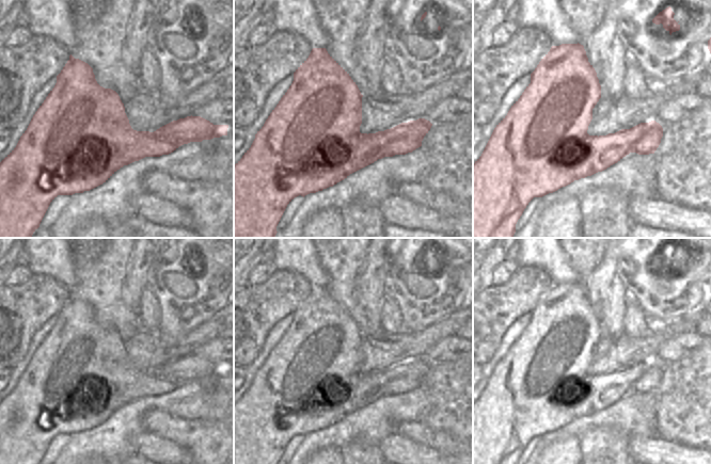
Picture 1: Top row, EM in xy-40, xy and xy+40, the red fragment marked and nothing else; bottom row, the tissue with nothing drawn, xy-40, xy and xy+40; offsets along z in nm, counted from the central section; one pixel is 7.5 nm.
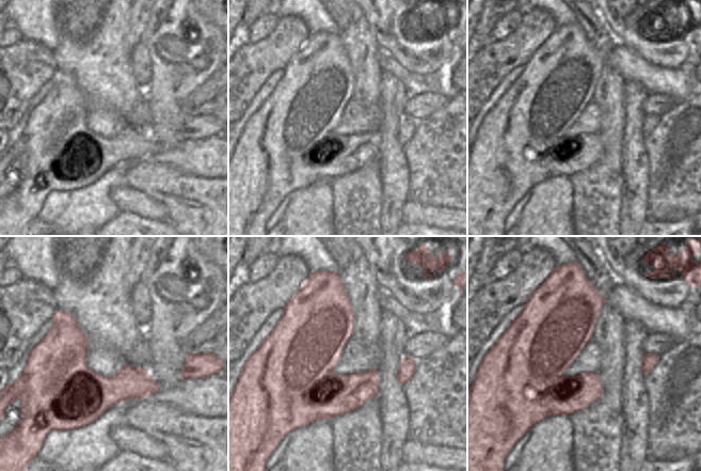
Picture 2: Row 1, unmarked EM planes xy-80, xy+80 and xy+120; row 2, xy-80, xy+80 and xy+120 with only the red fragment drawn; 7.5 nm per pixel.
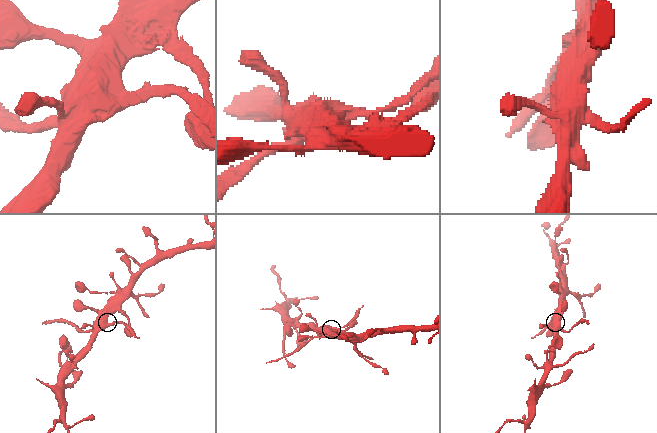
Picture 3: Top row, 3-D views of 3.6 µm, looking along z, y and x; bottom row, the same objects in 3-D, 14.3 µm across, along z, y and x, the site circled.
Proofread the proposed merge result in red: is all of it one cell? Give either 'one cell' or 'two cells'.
two cells

